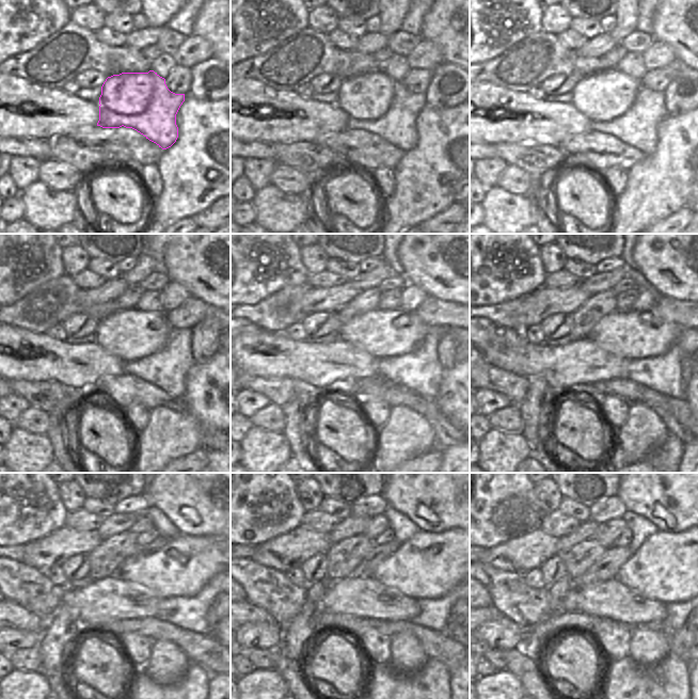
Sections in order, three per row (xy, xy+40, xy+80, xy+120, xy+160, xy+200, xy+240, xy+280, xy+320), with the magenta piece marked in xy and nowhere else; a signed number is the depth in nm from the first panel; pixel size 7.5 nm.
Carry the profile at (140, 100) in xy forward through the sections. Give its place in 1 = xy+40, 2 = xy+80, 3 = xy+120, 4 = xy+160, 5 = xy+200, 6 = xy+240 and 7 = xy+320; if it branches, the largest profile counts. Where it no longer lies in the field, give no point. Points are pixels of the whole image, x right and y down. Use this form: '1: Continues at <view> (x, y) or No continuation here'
1: Continues at xy+40 (375, 102)
2: Continues at xy+80 (616, 104)
3: Continues at xy+120 (144, 342)
4: Continues at xy+160 (406, 347)
5: Continues at xy+200 (654, 347)
6: Continues at xy+240 (190, 571)
7: Continues at xy+320 (684, 571).

